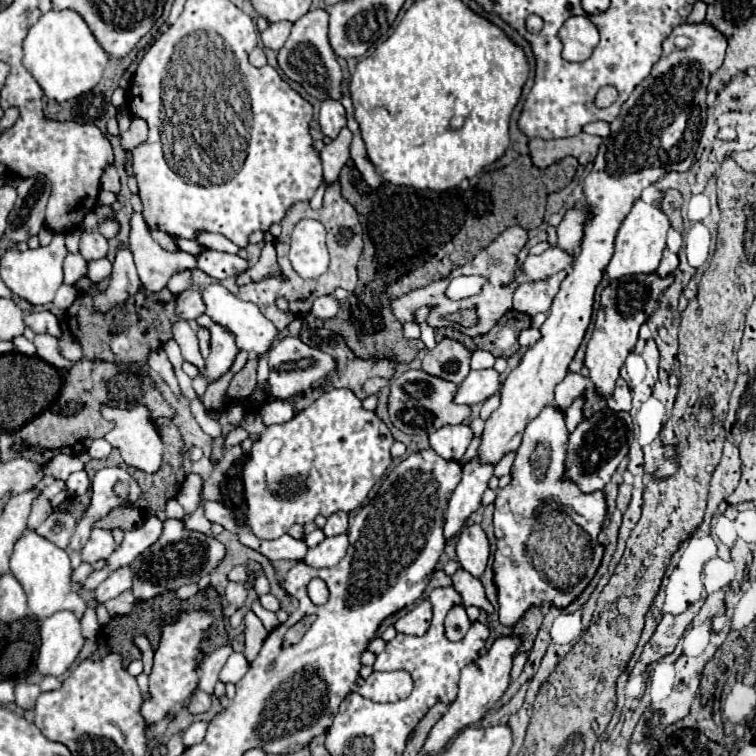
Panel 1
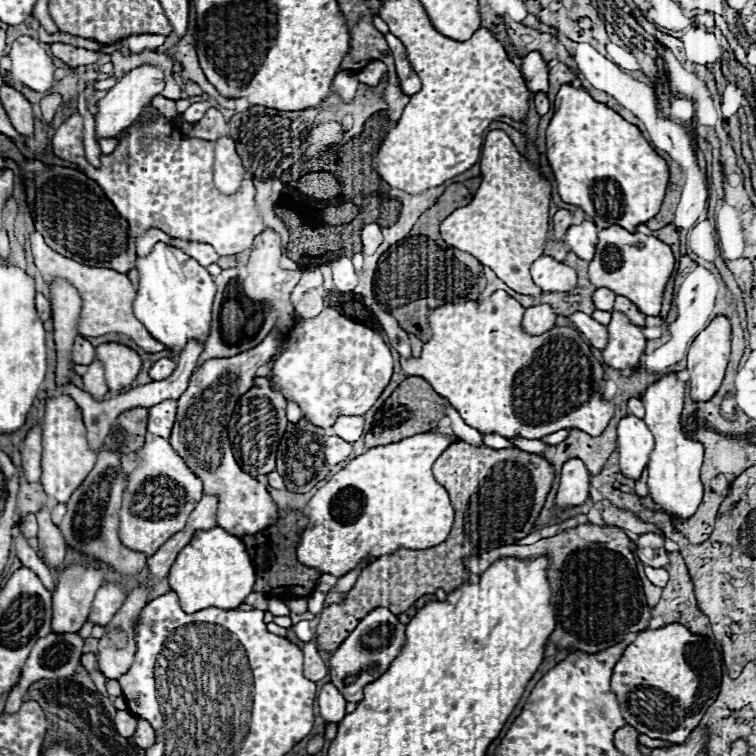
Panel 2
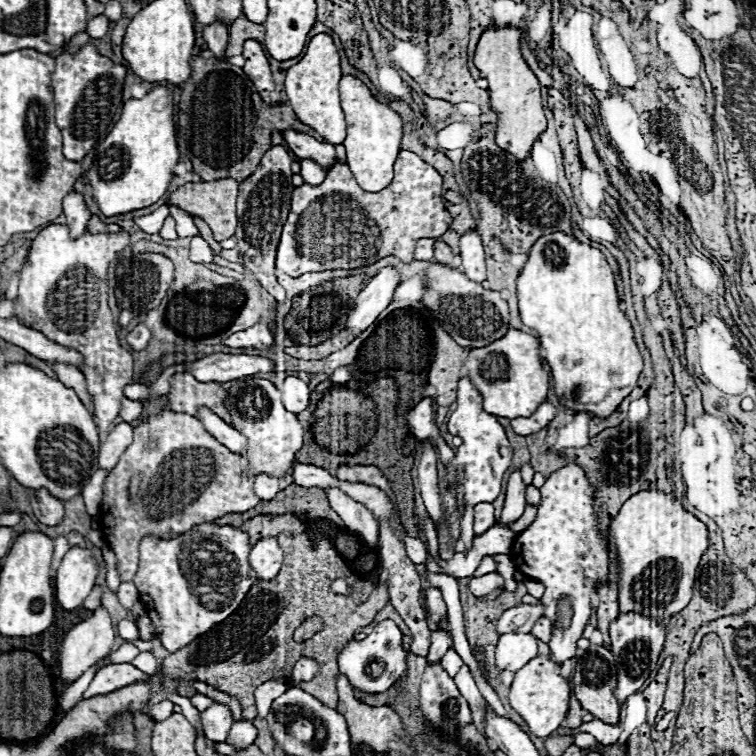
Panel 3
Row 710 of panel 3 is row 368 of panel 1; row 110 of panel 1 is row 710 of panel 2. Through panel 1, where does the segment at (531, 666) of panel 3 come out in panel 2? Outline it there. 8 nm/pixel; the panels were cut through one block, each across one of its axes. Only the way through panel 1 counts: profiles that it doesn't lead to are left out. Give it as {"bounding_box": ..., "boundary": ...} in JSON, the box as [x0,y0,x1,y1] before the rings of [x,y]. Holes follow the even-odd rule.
{"bounding_box":[610,624,722,744],"boundary":[[[682,624],[642,630],[614,666],[610,688],[620,702],[628,726],[656,740],[682,744],[716,700],[722,678],[722,656],[716,644],[692,634]]]}

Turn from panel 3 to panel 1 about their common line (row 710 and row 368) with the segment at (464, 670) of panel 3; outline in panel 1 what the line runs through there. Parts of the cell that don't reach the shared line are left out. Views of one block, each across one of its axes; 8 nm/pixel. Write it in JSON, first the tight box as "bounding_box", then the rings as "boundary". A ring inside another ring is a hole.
{"bounding_box":[472,350,494,370],"boundary":[[[476,350],[472,354],[472,370],[482,370],[482,368],[492,368],[494,366],[494,356],[486,350]]]}

